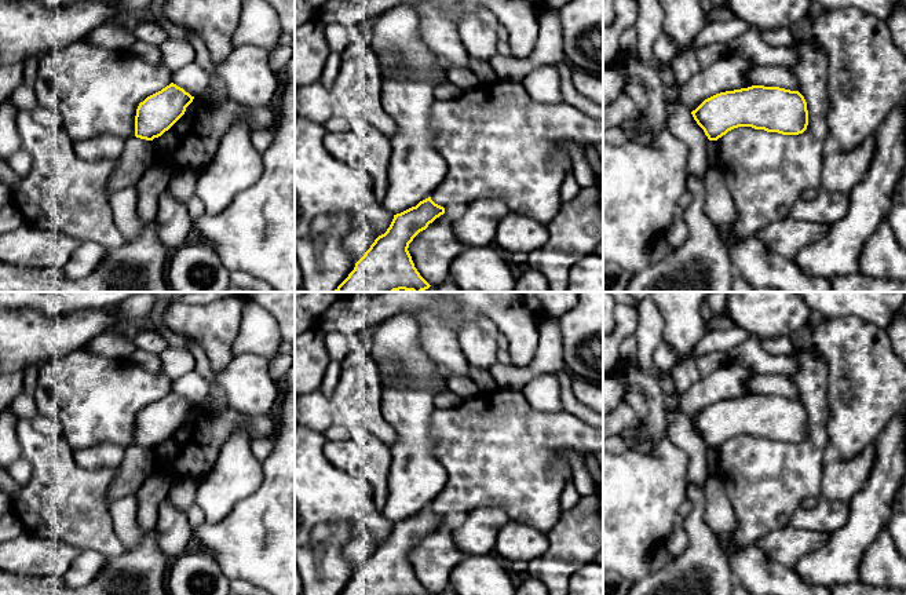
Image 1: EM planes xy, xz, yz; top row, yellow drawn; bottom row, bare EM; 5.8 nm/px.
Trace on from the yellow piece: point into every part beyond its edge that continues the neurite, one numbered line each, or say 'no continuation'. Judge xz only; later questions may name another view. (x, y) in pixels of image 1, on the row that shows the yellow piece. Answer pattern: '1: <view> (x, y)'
no continuation

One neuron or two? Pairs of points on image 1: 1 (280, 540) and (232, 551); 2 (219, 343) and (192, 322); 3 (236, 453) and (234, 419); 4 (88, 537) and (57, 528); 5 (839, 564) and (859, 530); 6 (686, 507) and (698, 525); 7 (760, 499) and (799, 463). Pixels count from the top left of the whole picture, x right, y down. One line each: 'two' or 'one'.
1: one
2: one
3: two
4: one
5: one
6: two
7: one

